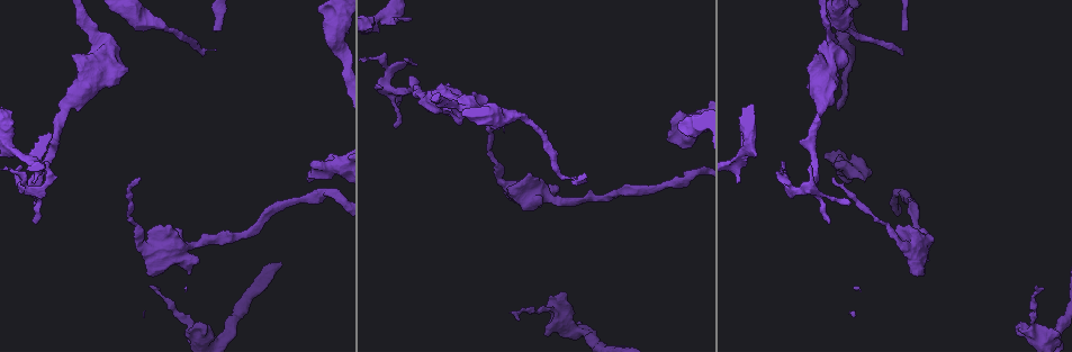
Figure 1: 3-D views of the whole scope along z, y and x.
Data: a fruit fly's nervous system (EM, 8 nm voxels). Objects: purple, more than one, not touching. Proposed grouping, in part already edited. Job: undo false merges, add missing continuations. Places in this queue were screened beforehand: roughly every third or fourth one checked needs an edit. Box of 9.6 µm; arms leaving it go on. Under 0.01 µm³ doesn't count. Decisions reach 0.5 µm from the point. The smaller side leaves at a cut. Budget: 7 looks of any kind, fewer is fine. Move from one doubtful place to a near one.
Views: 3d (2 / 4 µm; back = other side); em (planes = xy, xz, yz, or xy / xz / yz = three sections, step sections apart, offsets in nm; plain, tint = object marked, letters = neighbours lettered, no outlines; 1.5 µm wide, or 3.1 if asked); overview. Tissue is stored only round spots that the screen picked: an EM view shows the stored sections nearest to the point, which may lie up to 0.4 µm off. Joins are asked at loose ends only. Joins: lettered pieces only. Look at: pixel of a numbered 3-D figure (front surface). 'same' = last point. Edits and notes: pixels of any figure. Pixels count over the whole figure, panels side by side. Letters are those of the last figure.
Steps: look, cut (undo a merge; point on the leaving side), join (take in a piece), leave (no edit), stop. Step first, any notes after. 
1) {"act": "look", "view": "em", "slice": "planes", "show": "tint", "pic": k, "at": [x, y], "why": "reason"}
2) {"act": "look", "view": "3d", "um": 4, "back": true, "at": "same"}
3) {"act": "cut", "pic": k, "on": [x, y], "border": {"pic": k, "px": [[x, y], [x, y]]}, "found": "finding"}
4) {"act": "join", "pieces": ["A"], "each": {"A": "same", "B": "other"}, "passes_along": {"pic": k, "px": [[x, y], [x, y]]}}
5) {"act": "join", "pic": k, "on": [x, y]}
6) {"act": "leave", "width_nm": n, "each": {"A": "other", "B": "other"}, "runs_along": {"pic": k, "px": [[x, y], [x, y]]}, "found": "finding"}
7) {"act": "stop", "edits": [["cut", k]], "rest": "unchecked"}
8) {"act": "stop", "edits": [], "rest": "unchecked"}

{"act": "look", "view": "em", "slice": "planes", "show": "letters", "pic": 1, "at": [126, 66], "why": "branch stops here"}

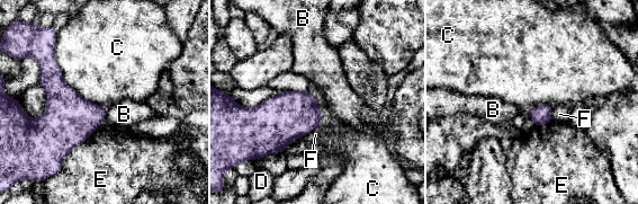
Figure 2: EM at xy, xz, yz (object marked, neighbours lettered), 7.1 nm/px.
{"act": "leave", "each": {"B": "other", "C": "other", "D": "other", "E": "other", "F": "other"}, "border": {"pic": 2, "px": [[55, 41], [63, 79], [105, 108]]}, "found": "no lettered piece goes on from it"}

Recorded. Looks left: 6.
{"act": "look", "view": "3d", "um": 4, "back": true, "pic": 1, "at": [138, 180]}

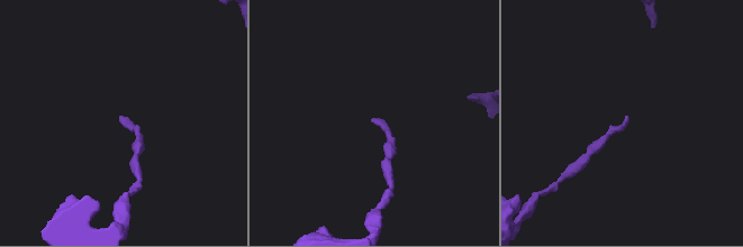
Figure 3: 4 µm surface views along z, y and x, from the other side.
{"act": "look", "view": "em", "slice": "yz", "step": 4, "show": "letters", "pic": 3, "at": [121, 117], "why": "need the tissue"}

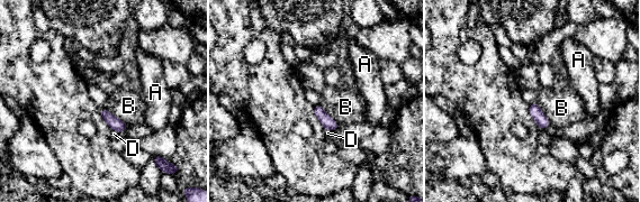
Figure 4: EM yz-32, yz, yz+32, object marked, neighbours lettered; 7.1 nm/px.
{"act": "look", "view": "em", "slice": "planes", "show": "letters", "at": "same", "why": "another direction"}

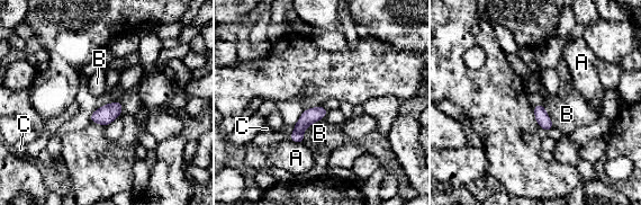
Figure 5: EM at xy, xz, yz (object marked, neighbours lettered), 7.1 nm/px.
{"act": "leave", "longest_contact_nm": ["B", 220], "each": {"A": "other", "B": "other", "C": "other"}, "border": {"pic": 5, "px": [[321, 118], [304, 131], [303, 142]]}, "found": "none of them fits"}

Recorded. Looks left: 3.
{"act": "look", "view": "em", "slice": "planes", "show": "letters", "pic": 1, "at": [408, 19], "why": "thin end"}

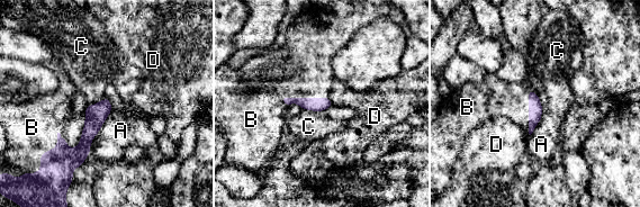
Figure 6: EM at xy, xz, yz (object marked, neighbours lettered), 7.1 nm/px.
{"act": "leave", "width_nm": 100, "each": {"A": "other", "B": "other", "C": "other", "D": "other"}, "runs_along": {"pic": 6, "px": [[106, 101], [84, 144], [62, 158]]}, "found": "no lettered piece goes on from it"}

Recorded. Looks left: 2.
{"act": "stop", "edits": [], "rest": "unchecked"}

